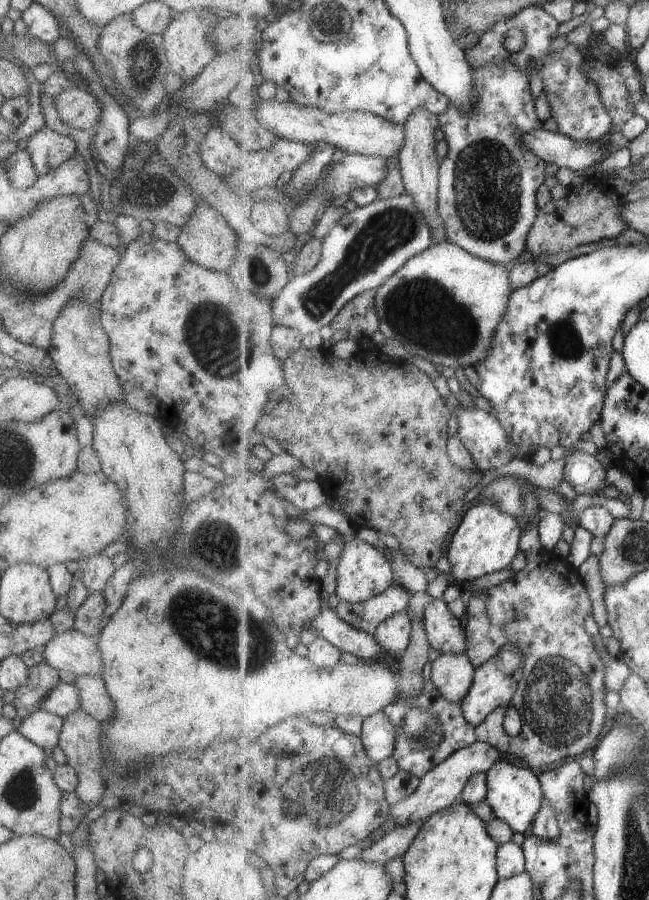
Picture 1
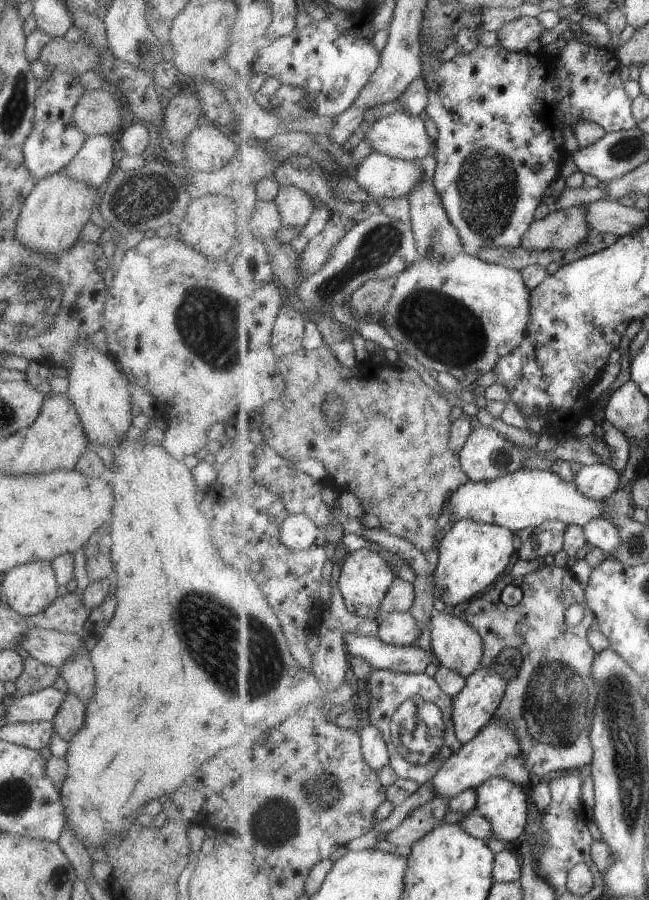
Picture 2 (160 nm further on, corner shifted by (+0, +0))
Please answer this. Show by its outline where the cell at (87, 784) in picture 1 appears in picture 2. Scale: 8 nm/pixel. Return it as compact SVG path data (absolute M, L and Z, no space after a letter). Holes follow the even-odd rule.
M67 690L57 707L56 713L50 720L54 732L65 742L68 742L83 724L85 707L86 704L83 701L80 701L71 691Z

